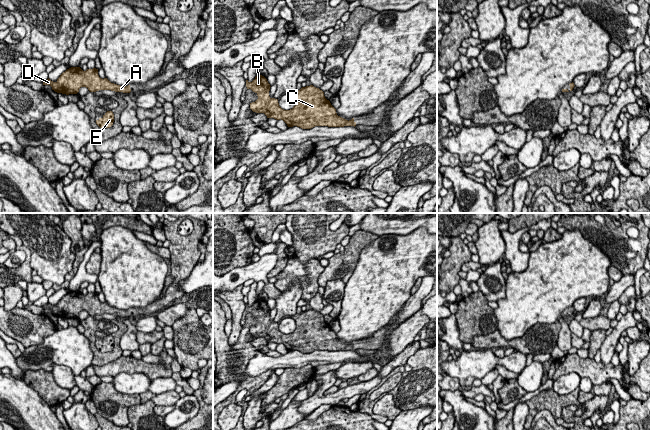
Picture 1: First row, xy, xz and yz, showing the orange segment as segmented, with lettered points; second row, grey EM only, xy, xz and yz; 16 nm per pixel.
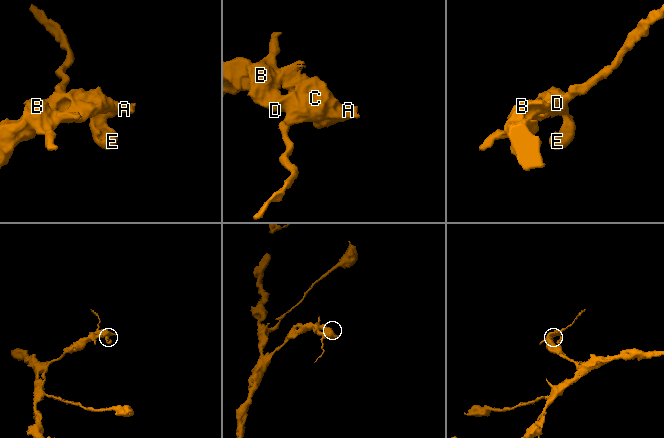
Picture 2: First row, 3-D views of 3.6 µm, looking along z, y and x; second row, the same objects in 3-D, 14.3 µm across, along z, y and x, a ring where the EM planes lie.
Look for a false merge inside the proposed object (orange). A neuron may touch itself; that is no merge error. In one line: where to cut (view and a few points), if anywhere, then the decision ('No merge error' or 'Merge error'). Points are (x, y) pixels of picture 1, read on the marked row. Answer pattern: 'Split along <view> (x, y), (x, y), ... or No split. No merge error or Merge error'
No split. No merge error

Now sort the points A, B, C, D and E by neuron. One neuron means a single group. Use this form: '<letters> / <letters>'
A B C D E

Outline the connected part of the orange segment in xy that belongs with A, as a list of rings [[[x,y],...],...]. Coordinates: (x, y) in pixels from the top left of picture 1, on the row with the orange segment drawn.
[[[71,67],[63,72],[56,82],[49,78],[43,85],[50,85],[52,90],[62,94],[77,94],[81,87],[86,87],[90,92],[99,90],[111,90],[115,92],[130,93],[130,85],[120,86],[111,83],[107,78],[100,78],[98,69],[87,69],[83,71],[80,67]]]

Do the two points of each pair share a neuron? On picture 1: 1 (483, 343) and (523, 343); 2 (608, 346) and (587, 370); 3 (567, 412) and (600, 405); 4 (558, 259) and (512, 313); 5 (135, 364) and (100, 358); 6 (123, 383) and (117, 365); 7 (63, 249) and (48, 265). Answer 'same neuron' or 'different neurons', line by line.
1: same neuron
2: different neurons
3: same neuron
4: same neuron
5: different neurons
6: different neurons
7: same neuron

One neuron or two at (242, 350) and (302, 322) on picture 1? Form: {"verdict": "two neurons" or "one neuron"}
{"verdict": "two neurons"}

